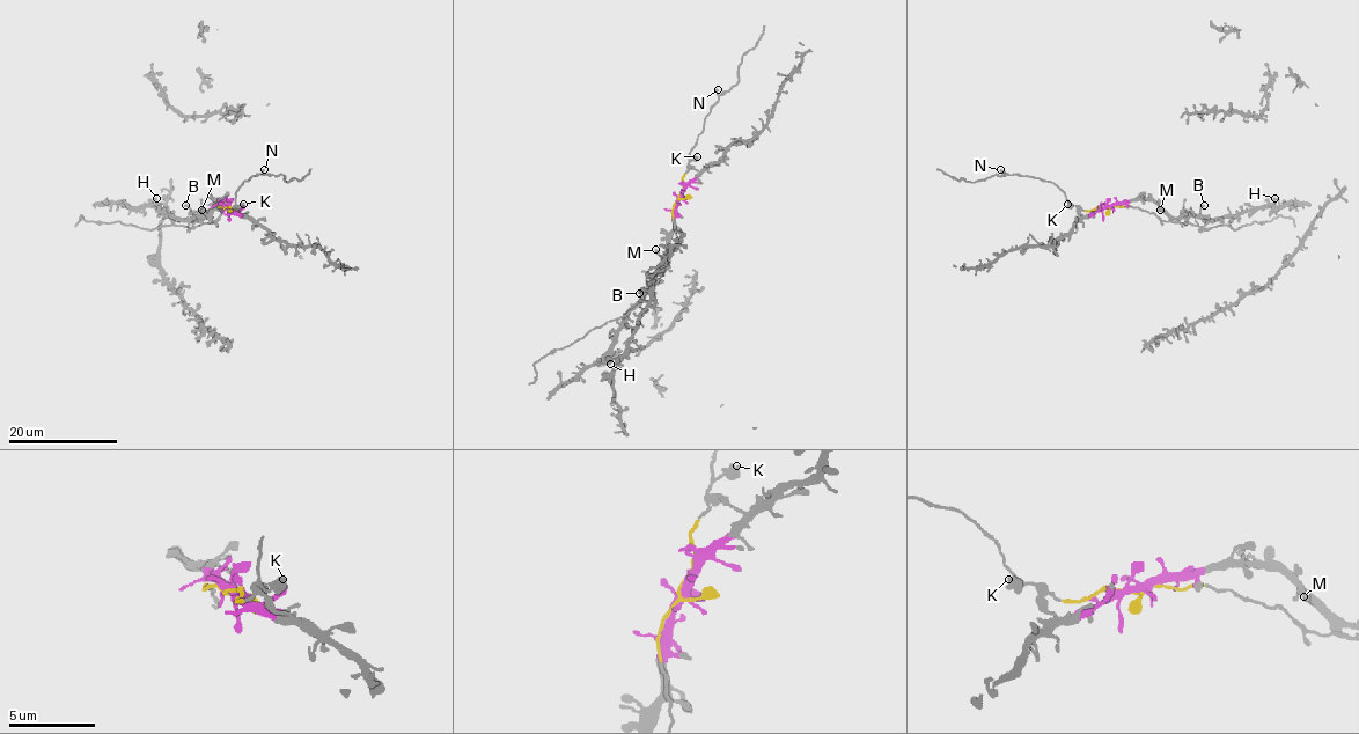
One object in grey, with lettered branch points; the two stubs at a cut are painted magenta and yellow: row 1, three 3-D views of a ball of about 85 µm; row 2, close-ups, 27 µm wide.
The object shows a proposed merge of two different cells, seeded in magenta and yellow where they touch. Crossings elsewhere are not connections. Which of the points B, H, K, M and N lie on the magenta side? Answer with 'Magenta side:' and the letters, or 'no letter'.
Magenta side: B, H, M

